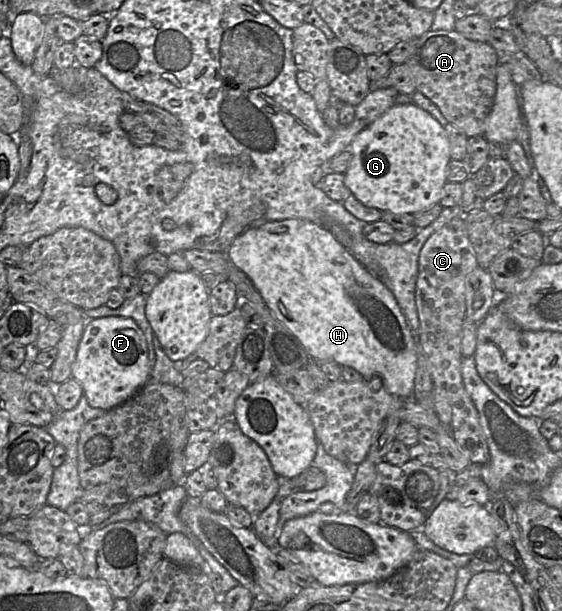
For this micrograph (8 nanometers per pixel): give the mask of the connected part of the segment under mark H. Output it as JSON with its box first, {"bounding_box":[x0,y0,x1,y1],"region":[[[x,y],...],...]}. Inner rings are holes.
{"bounding_box":[227,218,417,398],"region":[[[296,218],[265,222],[258,227],[247,228],[237,236],[227,250],[227,257],[251,280],[276,318],[300,340],[309,358],[316,361],[332,360],[341,366],[352,367],[365,379],[380,377],[389,394],[399,398],[413,398],[417,370],[417,345],[407,320],[390,289],[357,261],[329,230],[311,221]]]}

